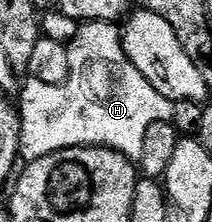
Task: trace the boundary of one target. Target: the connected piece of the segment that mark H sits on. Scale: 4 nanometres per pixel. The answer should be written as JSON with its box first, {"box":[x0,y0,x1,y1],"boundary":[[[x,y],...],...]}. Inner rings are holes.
{"box":[17,22,175,163],"boundary":[[[85,22],[78,27],[79,30],[75,34],[75,39],[69,42],[69,76],[54,88],[35,88],[39,90],[27,90],[20,98],[17,98],[19,107],[19,119],[21,120],[21,144],[19,145],[19,156],[24,163],[33,160],[41,160],[41,156],[49,156],[58,150],[65,148],[73,148],[74,146],[108,146],[111,150],[117,150],[132,160],[138,160],[141,156],[141,147],[145,141],[145,131],[148,130],[149,124],[157,124],[158,122],[169,122],[173,116],[173,108],[175,103],[171,99],[161,96],[161,92],[157,92],[157,88],[153,88],[153,84],[149,84],[149,80],[145,80],[145,76],[141,76],[141,72],[137,72],[137,68],[129,60],[129,56],[123,47],[123,35],[120,27],[114,22]]]}

